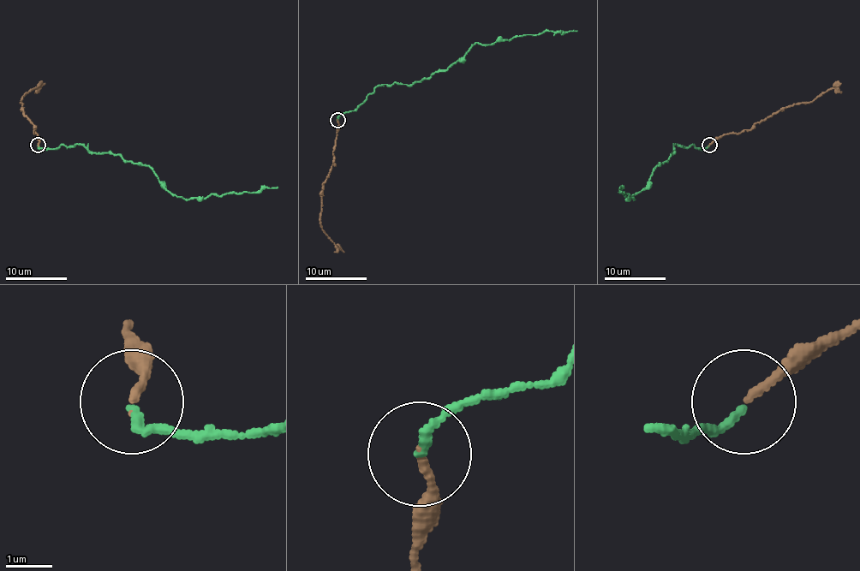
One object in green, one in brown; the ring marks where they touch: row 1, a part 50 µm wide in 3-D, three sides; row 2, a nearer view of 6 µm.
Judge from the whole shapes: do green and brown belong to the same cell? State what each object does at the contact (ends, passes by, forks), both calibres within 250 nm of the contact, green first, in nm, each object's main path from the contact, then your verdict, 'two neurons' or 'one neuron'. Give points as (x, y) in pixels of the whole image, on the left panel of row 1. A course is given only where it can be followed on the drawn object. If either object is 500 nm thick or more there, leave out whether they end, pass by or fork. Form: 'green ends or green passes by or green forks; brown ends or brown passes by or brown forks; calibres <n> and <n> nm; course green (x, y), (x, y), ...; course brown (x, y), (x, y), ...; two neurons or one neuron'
green ends; brown ends; calibres 170 and 150 nm; course green (38, 145), (54, 149), (79, 145), (95, 153), (114, 153), (146, 164), (176, 196), (191, 199), (278, 187); course brown (38, 145), (34, 129), (20, 102), (26, 92), (44, 83); two neurons

